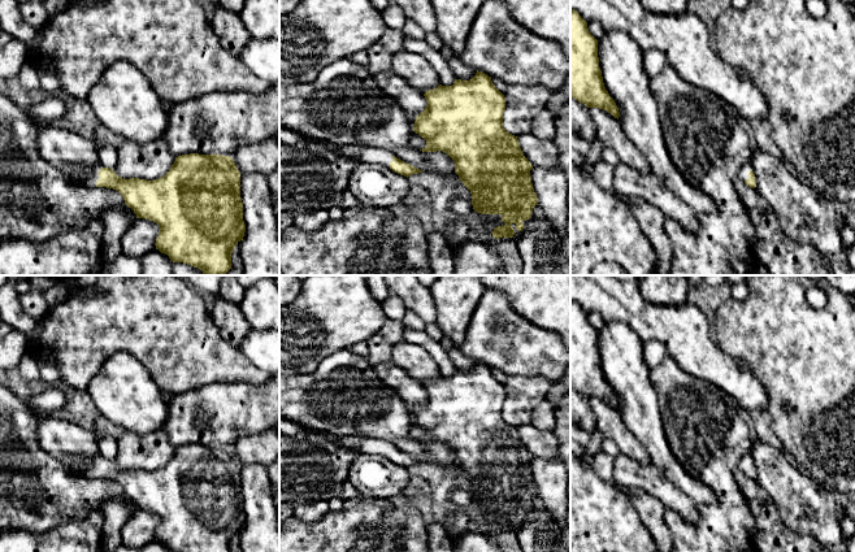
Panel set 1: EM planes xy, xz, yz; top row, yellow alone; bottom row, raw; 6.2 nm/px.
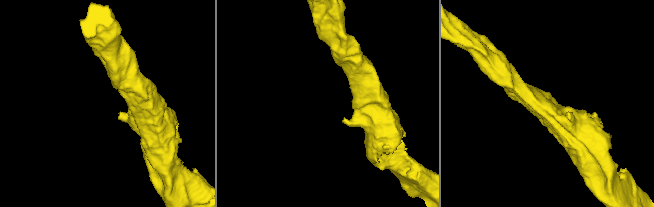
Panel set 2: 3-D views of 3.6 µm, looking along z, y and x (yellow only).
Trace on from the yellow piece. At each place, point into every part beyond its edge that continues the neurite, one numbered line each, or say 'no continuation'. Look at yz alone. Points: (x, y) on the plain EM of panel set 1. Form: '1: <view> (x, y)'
1: yz (743, 465)

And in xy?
1: xy (89, 466)

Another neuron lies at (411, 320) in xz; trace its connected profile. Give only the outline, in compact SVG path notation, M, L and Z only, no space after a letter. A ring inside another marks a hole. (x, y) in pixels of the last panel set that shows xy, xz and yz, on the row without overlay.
M407 310L404 317L402 318L402 323L412 330L425 330L425 322L424 320L415 312Z

